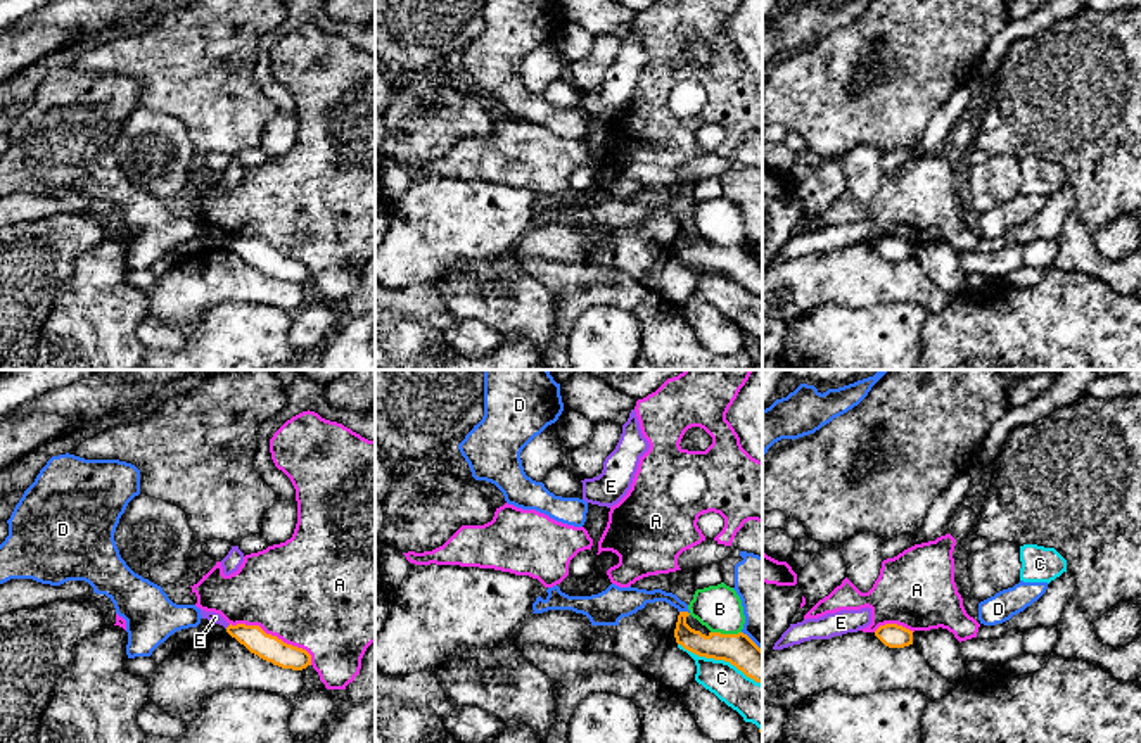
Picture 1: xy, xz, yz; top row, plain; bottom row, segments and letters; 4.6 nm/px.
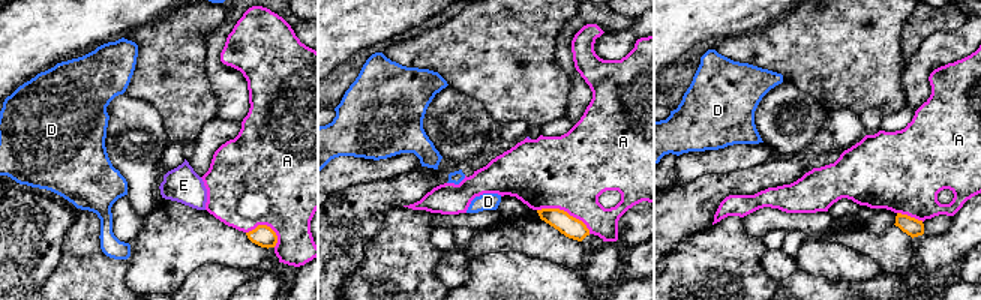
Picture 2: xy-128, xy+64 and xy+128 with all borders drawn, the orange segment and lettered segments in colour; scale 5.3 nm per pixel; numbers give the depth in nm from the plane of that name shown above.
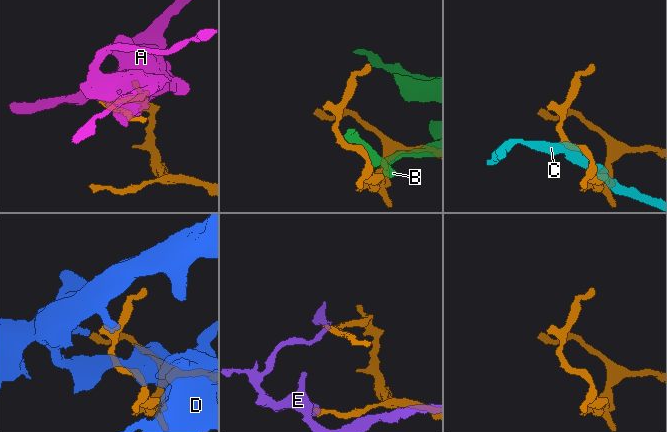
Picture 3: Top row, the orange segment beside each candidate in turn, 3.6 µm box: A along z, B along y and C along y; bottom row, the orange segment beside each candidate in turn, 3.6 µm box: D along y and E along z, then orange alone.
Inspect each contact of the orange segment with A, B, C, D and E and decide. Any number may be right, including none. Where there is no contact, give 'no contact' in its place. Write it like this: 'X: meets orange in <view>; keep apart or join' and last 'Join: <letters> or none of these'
A: meets orange in xy; keep apart
B: meets orange in xz; keep apart
C: meets orange in xz; keep apart
D: meets orange in xz; keep apart
E: meets orange in xy; keep apart
Join: none of these

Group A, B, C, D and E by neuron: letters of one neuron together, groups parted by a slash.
A / B / C / D / E

